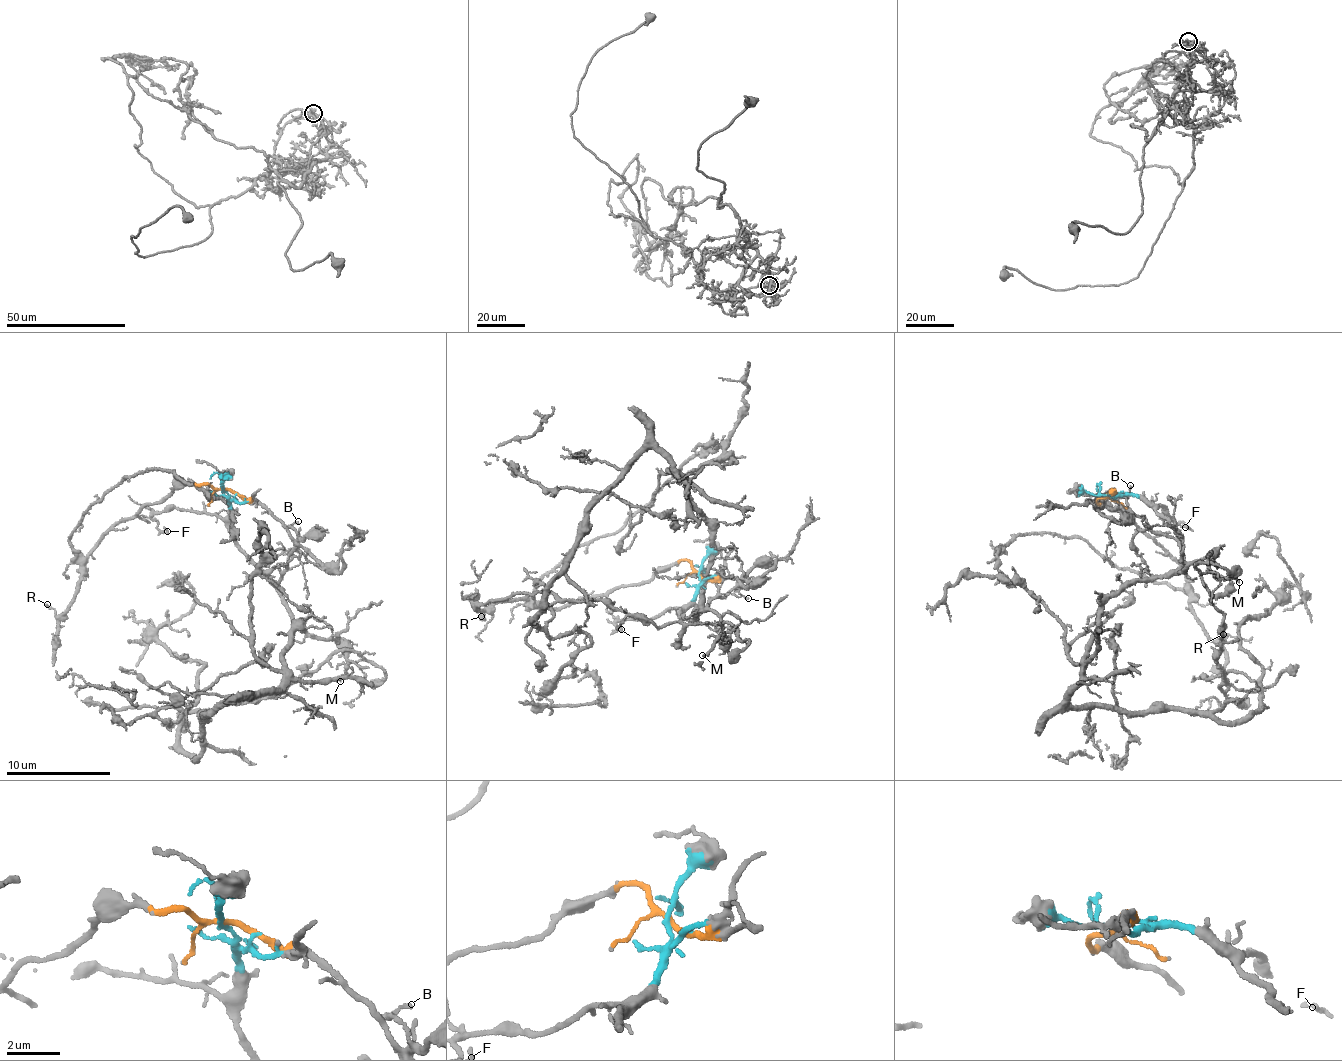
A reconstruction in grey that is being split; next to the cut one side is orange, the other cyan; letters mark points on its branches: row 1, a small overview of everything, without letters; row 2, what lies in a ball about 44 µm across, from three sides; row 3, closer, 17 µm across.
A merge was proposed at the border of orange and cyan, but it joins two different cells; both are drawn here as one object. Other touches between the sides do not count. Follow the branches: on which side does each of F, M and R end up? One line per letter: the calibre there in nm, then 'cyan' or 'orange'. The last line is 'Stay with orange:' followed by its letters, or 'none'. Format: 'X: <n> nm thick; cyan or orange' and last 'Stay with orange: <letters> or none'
F: 160 nm thick; cyan
M: 200 nm thick; cyan
R: 140 nm thick; orange
Stay with orange: R

